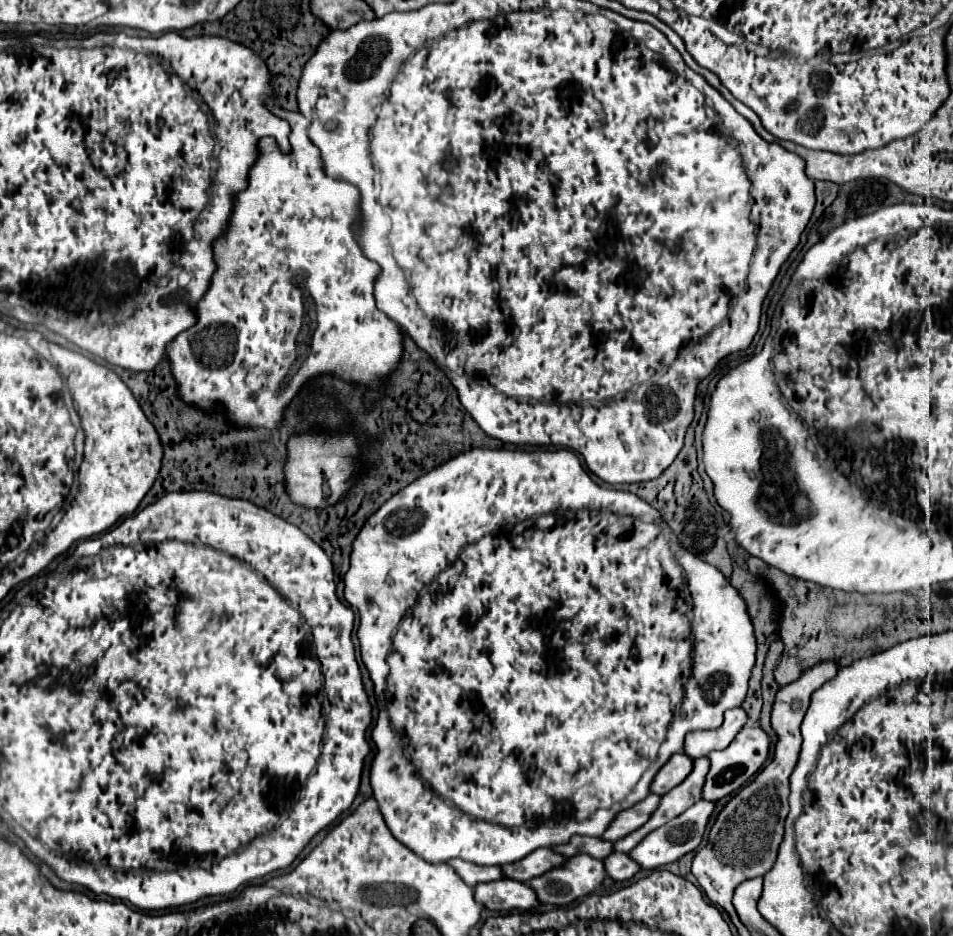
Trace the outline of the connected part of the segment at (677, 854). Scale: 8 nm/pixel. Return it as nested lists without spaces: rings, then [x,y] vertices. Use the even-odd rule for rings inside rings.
[[[699,800],[697,804],[693,804],[691,808],[687,808],[681,816],[673,818],[671,822],[667,822],[665,826],[653,830],[651,834],[647,834],[643,838],[643,842],[639,842],[631,852],[629,852],[629,858],[635,860],[641,870],[653,870],[653,868],[659,868],[663,864],[669,864],[669,862],[675,862],[679,860],[681,856],[685,856],[687,852],[695,850],[701,840],[703,840],[703,832],[705,832],[705,826],[707,826],[707,820],[709,820],[709,814],[713,812],[713,806],[711,802],[705,802],[705,800]]]

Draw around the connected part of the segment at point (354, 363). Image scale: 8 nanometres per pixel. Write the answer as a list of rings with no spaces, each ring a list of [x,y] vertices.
[[[277,106],[271,110],[277,116],[283,116],[291,124],[289,140],[291,140],[293,150],[291,150],[291,154],[281,154],[277,150],[277,144],[273,142],[273,138],[261,140],[261,158],[257,158],[257,166],[253,166],[253,170],[249,172],[249,188],[247,188],[247,192],[237,194],[237,202],[233,204],[233,222],[229,224],[229,234],[225,234],[225,238],[221,238],[221,242],[217,242],[217,246],[215,246],[219,270],[213,278],[213,286],[209,288],[209,294],[205,294],[205,298],[197,304],[197,324],[193,328],[185,330],[183,334],[179,334],[173,340],[173,344],[169,344],[169,350],[167,350],[169,362],[173,366],[173,376],[177,378],[181,398],[185,398],[185,402],[197,404],[203,410],[211,410],[215,402],[221,402],[225,406],[225,410],[229,412],[229,420],[233,424],[261,426],[261,428],[277,428],[283,408],[289,404],[289,400],[293,396],[297,396],[299,388],[317,374],[329,372],[343,380],[353,380],[353,382],[371,386],[373,392],[369,392],[369,396],[375,398],[379,380],[385,378],[389,372],[393,372],[393,368],[397,368],[401,352],[403,352],[403,346],[401,346],[403,336],[401,336],[399,326],[395,322],[391,322],[375,304],[373,282],[375,282],[375,276],[379,274],[379,266],[361,252],[361,248],[357,246],[355,234],[351,234],[351,224],[357,220],[359,190],[353,184],[341,184],[323,174],[317,148],[309,142],[309,138],[305,134],[307,122],[305,122],[305,118],[301,118],[299,112],[287,112]]]

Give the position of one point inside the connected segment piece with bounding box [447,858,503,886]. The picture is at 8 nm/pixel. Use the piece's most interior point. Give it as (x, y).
(470, 872)

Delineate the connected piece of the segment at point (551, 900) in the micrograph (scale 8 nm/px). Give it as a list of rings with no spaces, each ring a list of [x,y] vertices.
[[[585,854],[567,858],[565,864],[533,878],[529,886],[541,904],[567,906],[575,900],[589,896],[605,878],[603,862]]]

